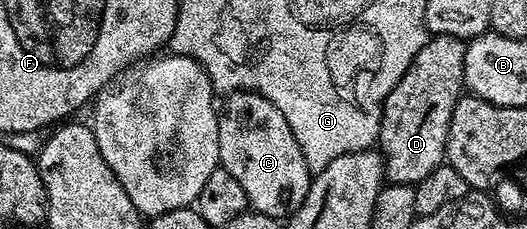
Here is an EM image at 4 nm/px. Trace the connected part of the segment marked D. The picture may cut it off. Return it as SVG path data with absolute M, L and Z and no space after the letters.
M432 36L384 99L378 151L384 157L384 175L391 183L418 185L426 174L445 163L450 114L465 91L465 47L465 41L453 36Z

